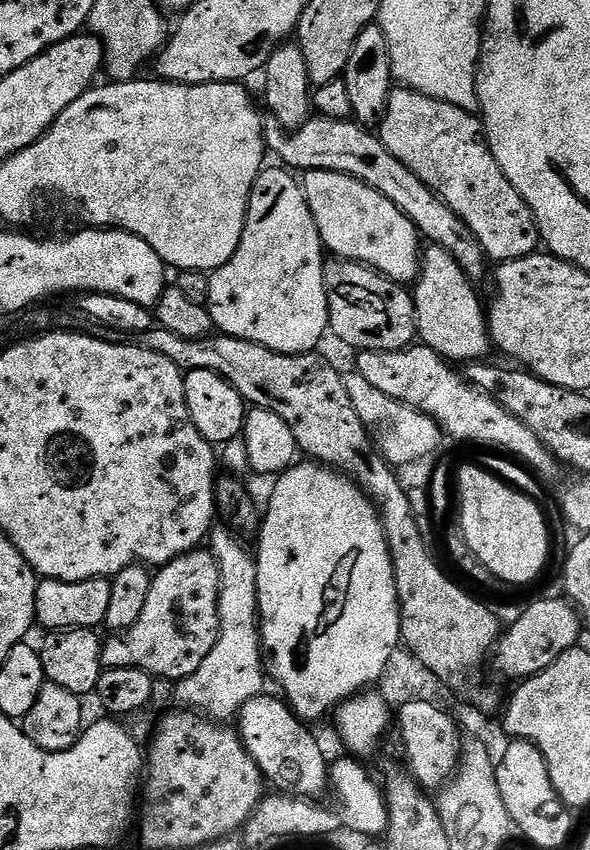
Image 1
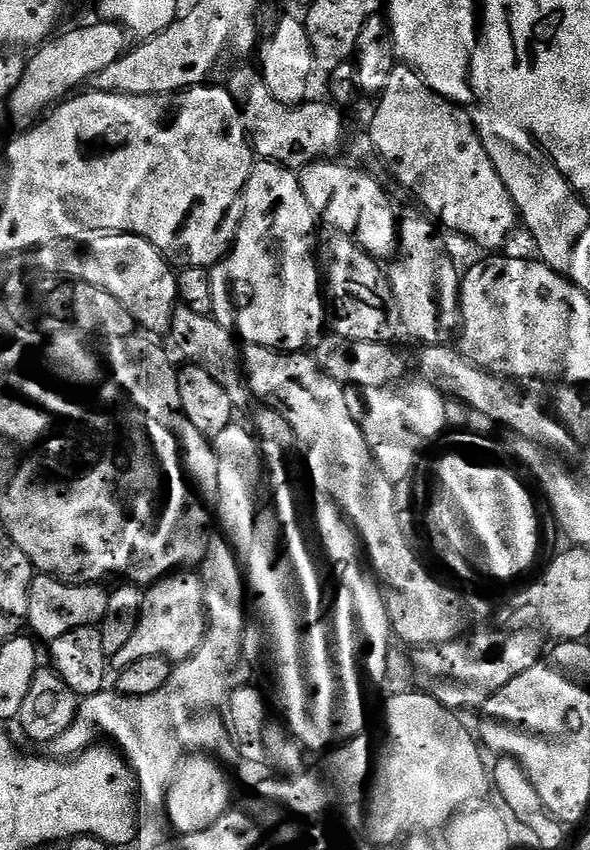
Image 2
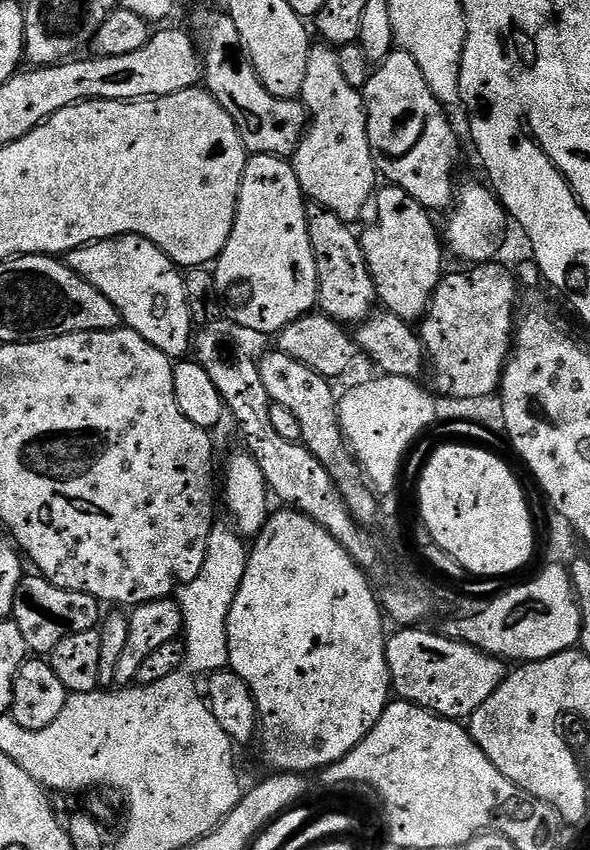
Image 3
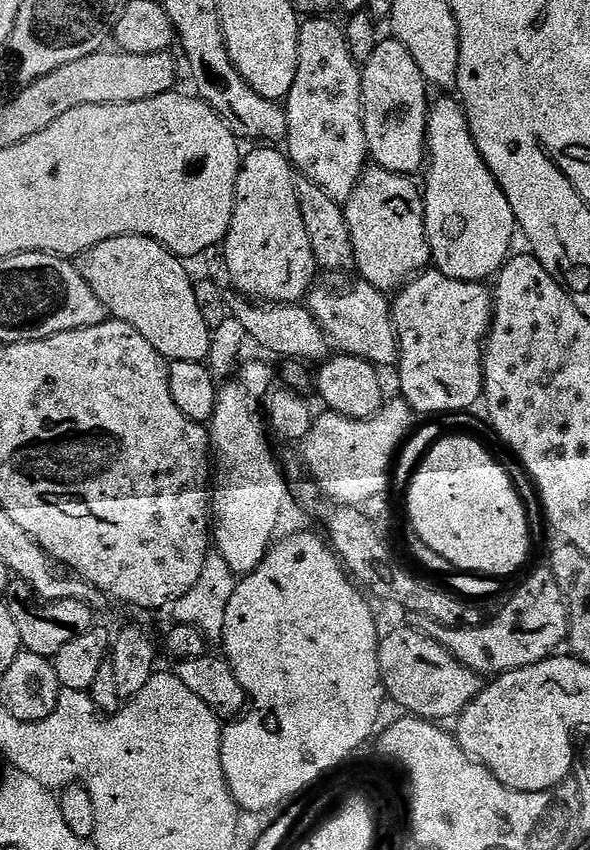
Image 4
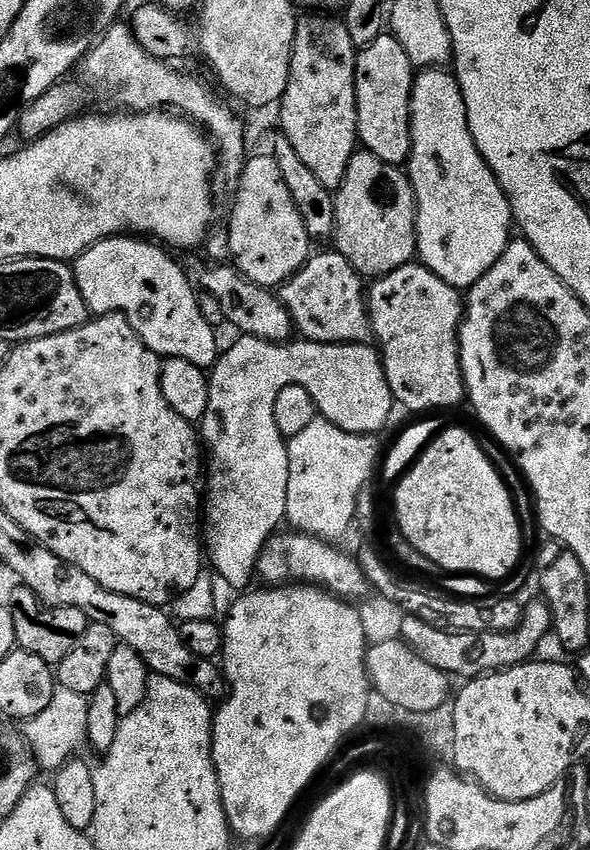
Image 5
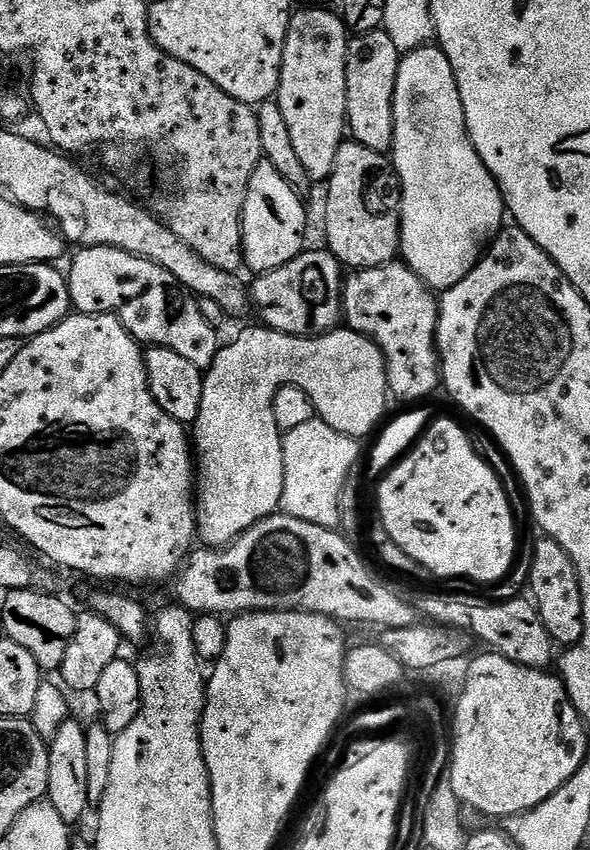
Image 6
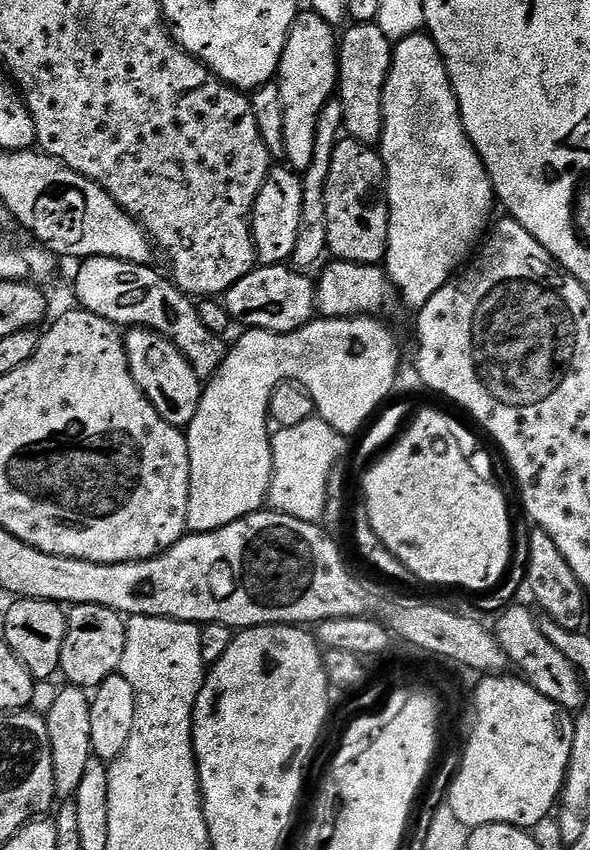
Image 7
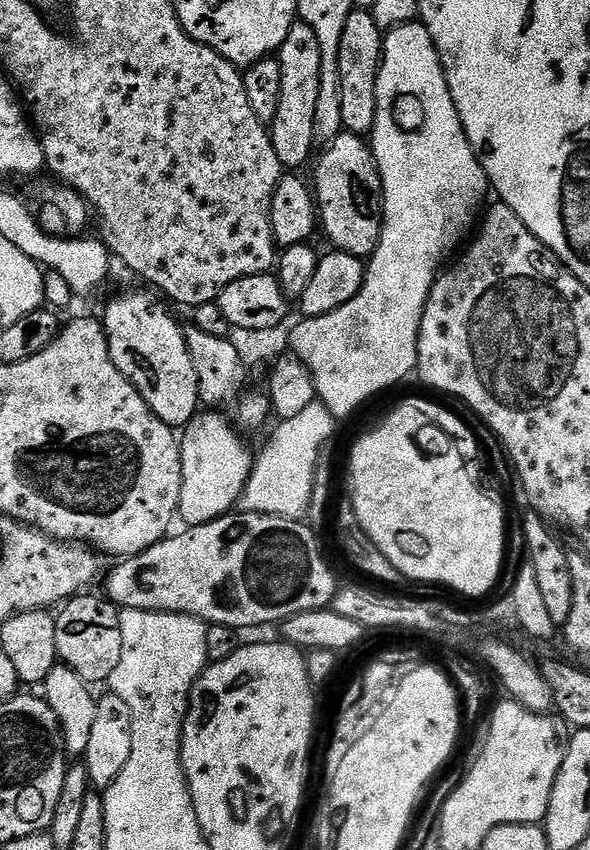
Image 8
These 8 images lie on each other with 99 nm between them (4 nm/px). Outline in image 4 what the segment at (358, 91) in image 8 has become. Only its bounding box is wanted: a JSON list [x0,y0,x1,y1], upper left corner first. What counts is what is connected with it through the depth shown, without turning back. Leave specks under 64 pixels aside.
[360,39,430,176]

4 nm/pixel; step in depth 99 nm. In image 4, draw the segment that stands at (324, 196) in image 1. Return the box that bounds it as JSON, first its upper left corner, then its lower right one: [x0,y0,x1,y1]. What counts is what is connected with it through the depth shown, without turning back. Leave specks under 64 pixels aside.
[282,18,370,202]

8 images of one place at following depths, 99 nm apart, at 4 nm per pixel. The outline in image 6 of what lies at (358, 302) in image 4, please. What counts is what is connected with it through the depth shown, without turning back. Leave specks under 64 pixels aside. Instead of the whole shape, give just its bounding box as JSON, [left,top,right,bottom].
[251,250,345,336]

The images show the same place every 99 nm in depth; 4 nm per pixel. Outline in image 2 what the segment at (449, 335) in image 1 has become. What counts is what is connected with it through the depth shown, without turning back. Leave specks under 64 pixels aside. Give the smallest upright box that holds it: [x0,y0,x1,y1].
[386,215,462,345]

